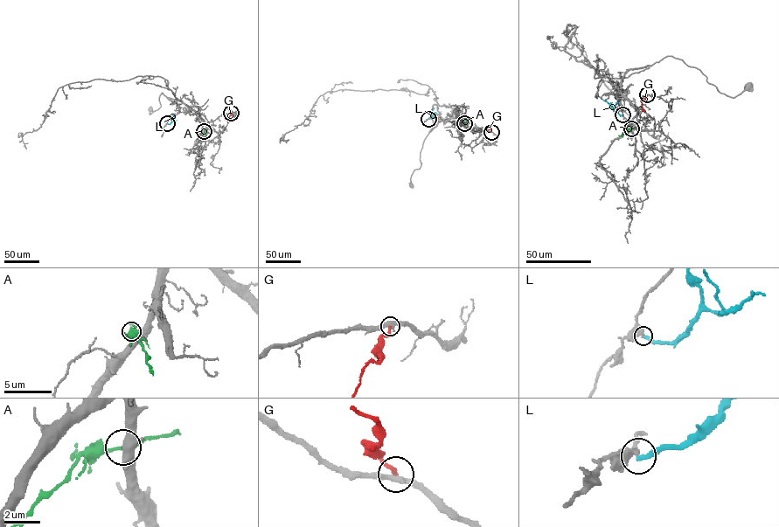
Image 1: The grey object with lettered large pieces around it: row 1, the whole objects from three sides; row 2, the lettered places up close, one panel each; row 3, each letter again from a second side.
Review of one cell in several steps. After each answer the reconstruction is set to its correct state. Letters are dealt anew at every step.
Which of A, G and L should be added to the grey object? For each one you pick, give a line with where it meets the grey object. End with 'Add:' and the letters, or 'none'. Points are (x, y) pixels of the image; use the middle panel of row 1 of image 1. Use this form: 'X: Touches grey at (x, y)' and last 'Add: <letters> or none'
Add: none

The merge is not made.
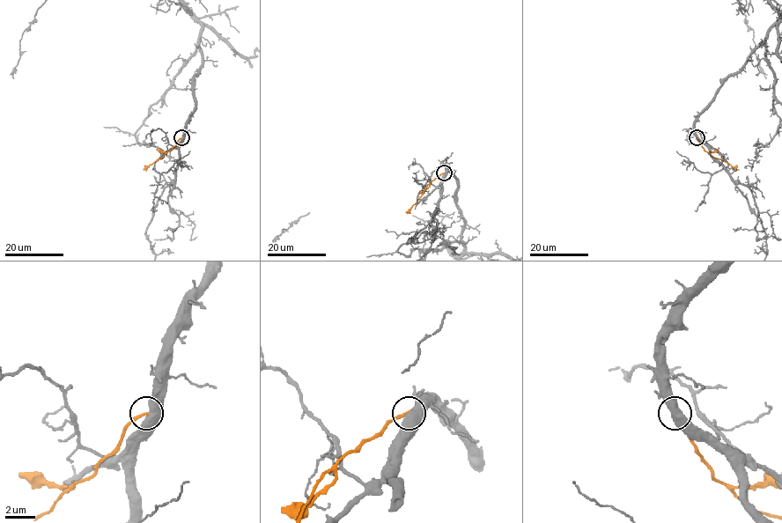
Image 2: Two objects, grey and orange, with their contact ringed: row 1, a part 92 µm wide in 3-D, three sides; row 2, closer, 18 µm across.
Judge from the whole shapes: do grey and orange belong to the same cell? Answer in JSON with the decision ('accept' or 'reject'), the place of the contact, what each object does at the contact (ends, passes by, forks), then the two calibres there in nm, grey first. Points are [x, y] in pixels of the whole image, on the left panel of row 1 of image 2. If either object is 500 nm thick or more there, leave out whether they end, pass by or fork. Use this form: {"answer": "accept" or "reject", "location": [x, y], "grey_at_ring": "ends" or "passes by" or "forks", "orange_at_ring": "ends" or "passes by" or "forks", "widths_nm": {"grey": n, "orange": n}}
{"answer": "reject", "location": [181, 137], "widths_nm": {"grey": 600, "orange": 200}}

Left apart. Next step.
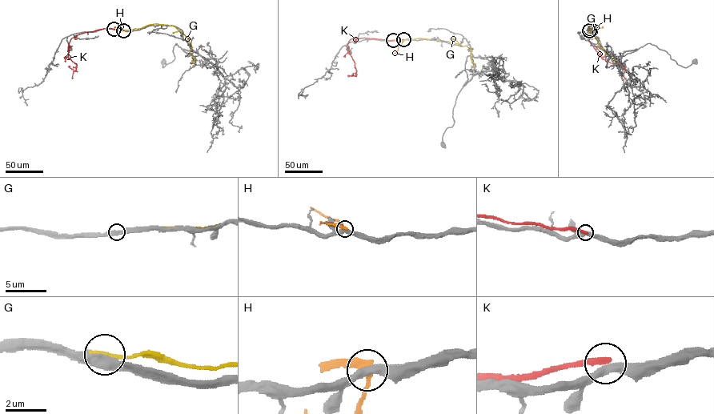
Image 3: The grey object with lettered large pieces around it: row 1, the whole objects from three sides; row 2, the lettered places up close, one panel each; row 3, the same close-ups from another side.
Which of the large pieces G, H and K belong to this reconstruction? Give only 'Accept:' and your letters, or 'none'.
Accept: none

